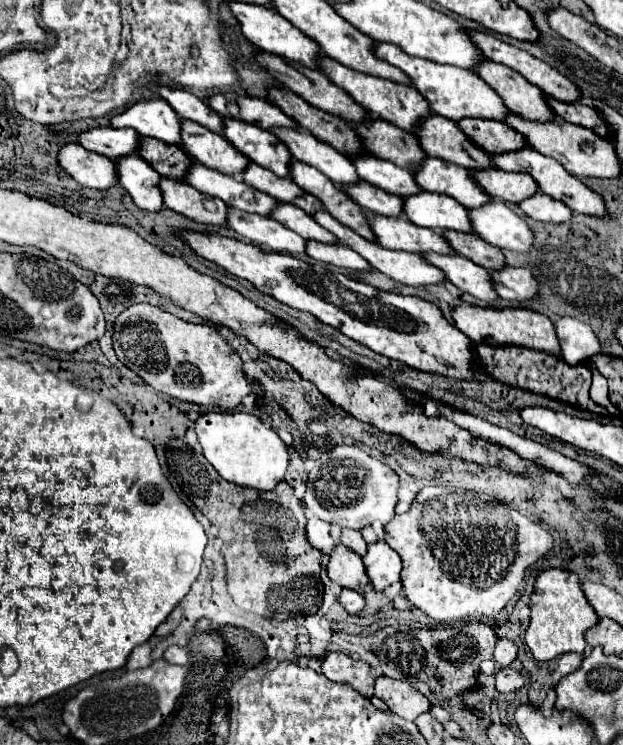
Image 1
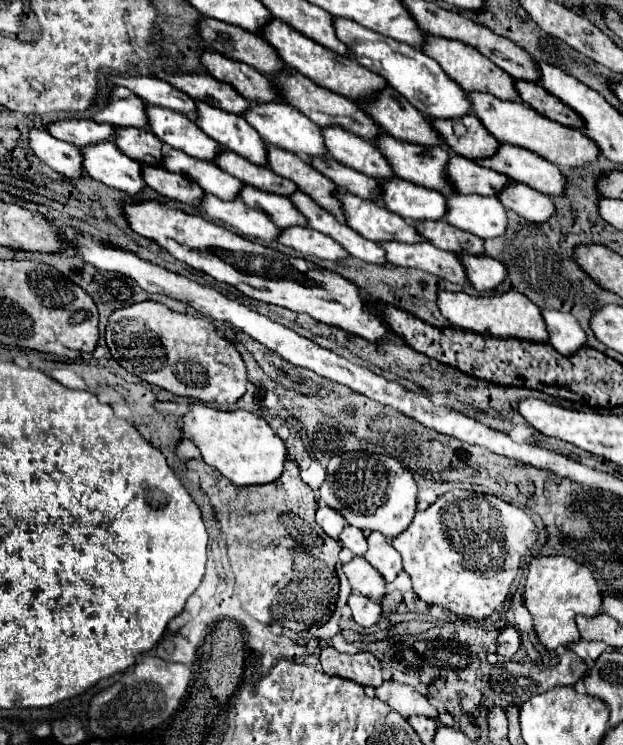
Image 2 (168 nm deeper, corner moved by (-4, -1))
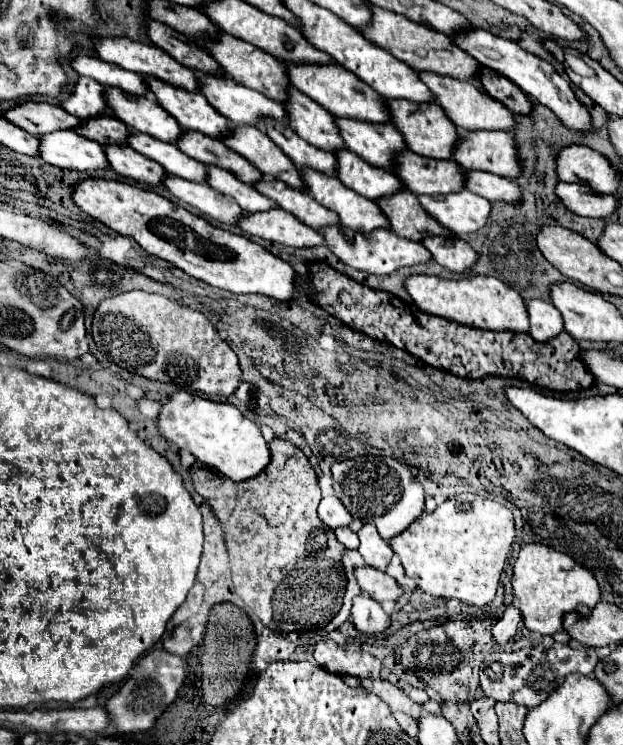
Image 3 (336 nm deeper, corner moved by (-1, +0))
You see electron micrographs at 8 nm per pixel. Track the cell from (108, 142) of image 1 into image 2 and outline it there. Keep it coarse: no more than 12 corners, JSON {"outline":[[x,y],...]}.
{"outline":[[78,118],[58,120],[46,130],[78,148],[108,142],[114,126]]}

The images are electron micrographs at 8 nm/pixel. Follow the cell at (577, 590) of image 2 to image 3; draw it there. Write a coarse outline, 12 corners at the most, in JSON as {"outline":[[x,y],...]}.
{"outline":[[529,543],[511,583],[525,627],[561,633],[601,597],[591,571]]}

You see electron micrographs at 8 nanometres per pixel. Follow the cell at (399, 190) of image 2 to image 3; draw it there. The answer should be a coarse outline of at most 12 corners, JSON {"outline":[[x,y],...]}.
{"outline":[[339,151],[337,177],[377,201],[407,191],[397,175]]}

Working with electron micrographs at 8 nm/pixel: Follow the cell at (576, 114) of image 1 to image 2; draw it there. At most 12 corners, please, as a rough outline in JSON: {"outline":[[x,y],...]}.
{"outline":[[514,80],[524,104],[548,120],[582,128],[582,120],[536,82]]}

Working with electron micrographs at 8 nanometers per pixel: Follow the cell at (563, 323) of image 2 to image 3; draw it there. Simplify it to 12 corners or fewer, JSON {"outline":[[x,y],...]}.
{"outline":[[527,301],[529,335],[547,343],[565,331],[561,313],[547,301]]}

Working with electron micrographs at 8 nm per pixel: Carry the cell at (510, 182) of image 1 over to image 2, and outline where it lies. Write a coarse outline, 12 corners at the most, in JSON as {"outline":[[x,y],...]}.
{"outline":[[454,154],[446,180],[458,194],[496,196],[508,176]]}

